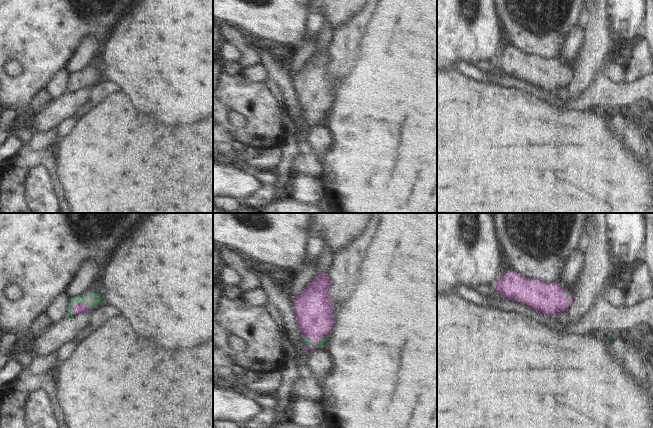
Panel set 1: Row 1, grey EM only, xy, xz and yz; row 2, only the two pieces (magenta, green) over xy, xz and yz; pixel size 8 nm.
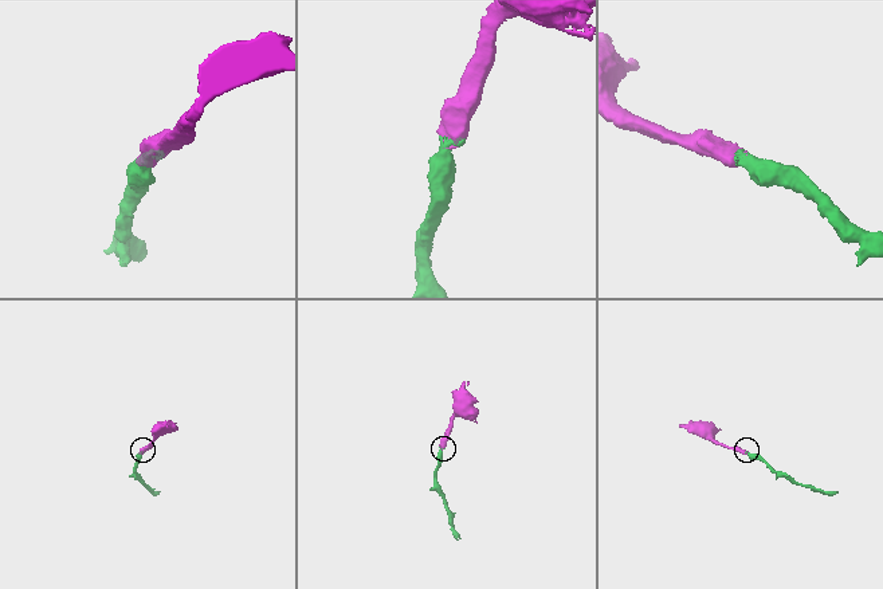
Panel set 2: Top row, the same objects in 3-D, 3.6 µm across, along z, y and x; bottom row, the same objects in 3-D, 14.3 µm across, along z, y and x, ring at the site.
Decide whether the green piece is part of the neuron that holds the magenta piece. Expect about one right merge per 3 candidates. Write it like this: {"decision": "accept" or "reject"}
{"decision": "accept"}

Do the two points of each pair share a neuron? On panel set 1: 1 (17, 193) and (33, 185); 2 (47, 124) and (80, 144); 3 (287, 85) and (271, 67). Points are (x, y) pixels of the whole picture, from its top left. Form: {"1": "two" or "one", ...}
{"1": "two", "2": "two", "3": "one"}

